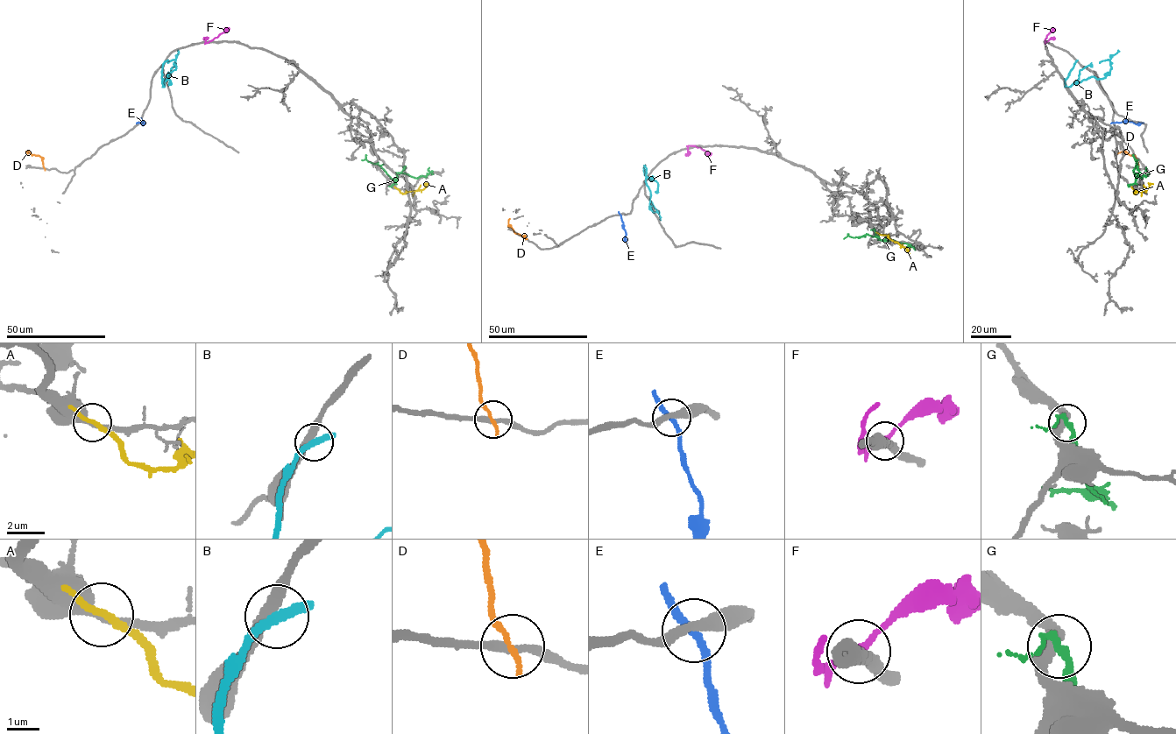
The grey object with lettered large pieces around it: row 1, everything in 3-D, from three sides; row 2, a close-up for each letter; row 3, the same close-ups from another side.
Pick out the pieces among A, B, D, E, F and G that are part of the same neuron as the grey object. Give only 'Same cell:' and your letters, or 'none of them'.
Same cell: none of them

